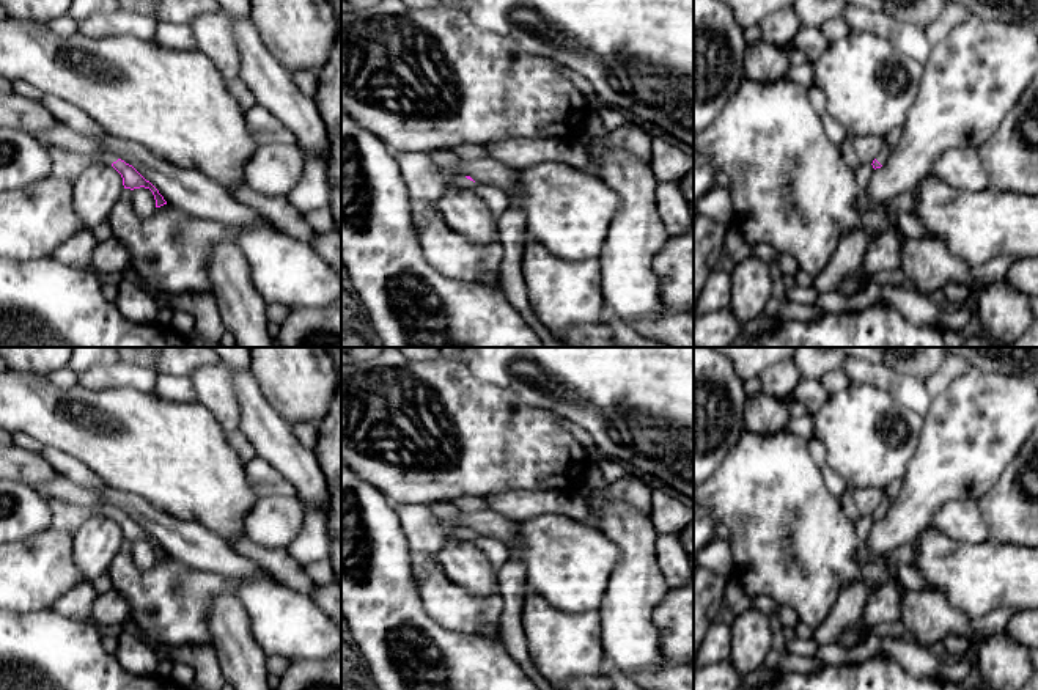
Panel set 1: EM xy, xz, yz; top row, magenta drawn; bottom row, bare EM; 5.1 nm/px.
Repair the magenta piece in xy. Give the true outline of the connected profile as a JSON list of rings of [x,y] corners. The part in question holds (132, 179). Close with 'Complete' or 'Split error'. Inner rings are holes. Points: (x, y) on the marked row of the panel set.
[[[105,151],[102,154],[98,154],[93,160],[112,165],[121,174],[124,189],[149,189],[154,195],[156,207],[167,204],[159,190],[149,181],[146,181],[132,165],[121,160],[116,154]]]. Split error

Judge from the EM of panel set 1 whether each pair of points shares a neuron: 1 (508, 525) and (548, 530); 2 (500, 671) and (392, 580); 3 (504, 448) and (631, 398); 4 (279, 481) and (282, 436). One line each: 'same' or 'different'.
1: different
2: same
3: different
4: different

